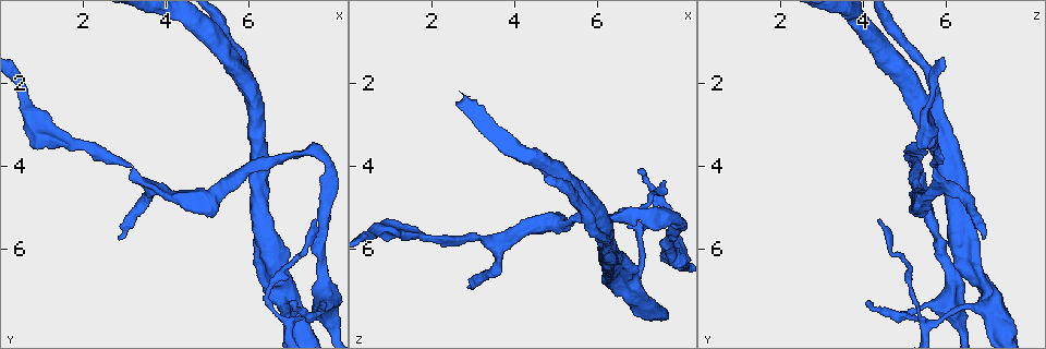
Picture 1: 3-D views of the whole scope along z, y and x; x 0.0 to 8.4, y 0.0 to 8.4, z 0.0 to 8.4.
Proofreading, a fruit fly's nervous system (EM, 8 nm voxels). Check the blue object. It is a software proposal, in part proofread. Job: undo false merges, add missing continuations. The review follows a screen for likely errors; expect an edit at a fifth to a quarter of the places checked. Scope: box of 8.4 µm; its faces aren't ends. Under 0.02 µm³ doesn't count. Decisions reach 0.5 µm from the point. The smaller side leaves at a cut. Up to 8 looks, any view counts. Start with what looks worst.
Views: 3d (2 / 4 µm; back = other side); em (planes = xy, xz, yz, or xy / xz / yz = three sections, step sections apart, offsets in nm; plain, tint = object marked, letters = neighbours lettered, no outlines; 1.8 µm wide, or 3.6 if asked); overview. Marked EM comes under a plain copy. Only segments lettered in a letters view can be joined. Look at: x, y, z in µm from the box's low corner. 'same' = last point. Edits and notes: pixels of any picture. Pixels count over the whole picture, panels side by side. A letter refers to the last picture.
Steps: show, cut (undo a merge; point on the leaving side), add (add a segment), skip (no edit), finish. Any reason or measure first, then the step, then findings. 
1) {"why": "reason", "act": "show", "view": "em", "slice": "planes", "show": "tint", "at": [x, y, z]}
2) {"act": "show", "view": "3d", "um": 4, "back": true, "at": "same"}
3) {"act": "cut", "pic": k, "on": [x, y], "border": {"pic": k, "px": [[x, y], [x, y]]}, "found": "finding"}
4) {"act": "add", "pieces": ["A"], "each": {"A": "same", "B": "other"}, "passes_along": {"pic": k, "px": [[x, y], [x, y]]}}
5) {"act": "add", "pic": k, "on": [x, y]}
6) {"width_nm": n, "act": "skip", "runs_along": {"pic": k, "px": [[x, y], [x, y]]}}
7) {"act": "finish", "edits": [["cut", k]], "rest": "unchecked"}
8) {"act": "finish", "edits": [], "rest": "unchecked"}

{"why": "abrupt turn", "act": "show", "view": "3d", "um": 4, "at": [7.65, 7.50, 5.10]}

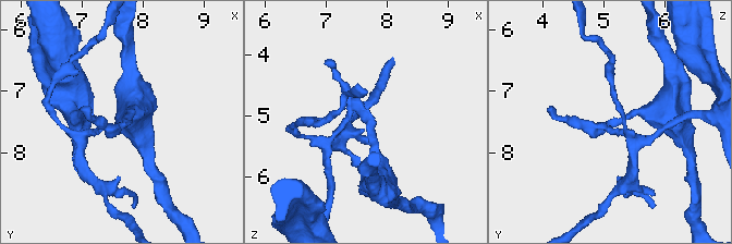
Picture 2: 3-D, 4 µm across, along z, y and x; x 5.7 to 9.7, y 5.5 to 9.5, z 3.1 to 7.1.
{"act": "show", "view": "em", "slice": "xz", "step": 4, "show": "tint", "at": [7.65, 7.50, 5.10]}

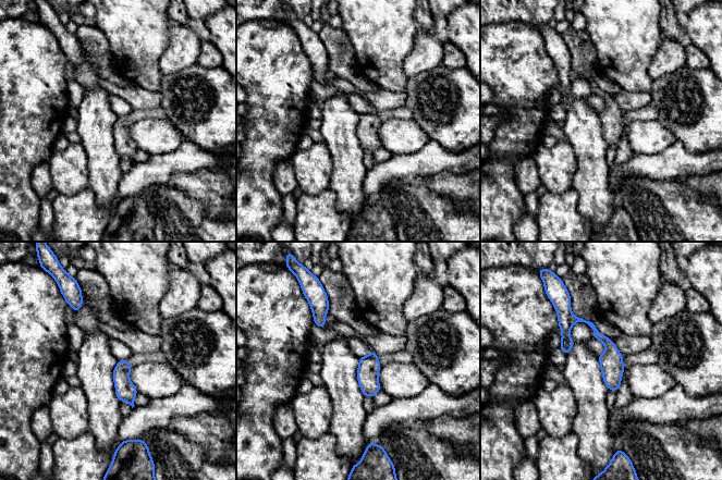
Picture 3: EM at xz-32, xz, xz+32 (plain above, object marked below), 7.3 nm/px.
{"why": "what lies round it", "act": "show", "view": "em", "slice": "xz", "step": 4, "show": "letters", "at": "same"}

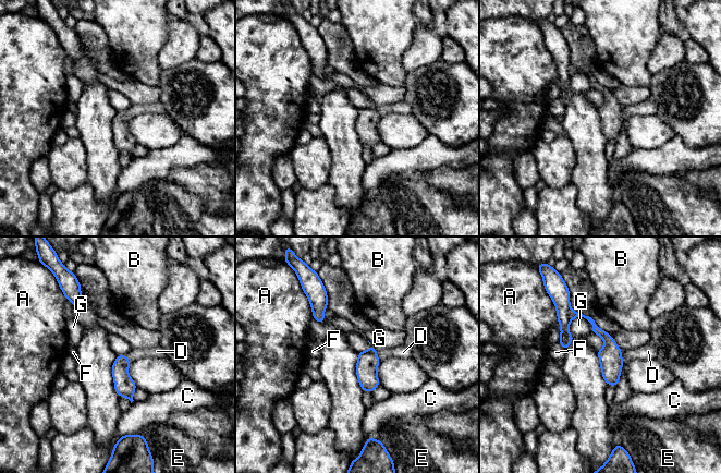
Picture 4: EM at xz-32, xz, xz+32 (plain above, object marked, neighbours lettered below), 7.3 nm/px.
{"act": "cut", "pic": 4, "on": [596, 329], "each": {"A": "other", "B": "other", "C": "other", "D": "other", "E": "other", "F": "other", "G": "other"}, "part_leaving": {"pic": 4, "px": [[573, 314], [587, 317], [608, 340], [614, 381]]}, "found": "two cells meet here"}

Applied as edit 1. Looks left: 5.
{"act": "show", "view": "em", "slice": "planes", "show": "tint", "at": [6.75, 7.10, 7.00]}

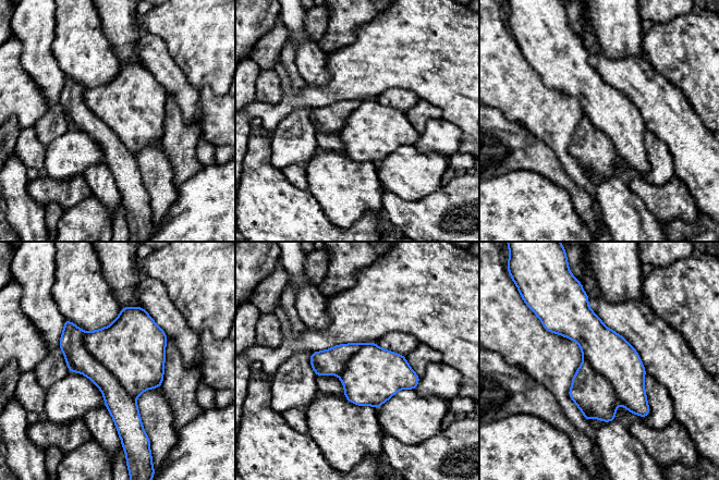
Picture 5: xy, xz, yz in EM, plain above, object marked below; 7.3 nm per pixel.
{"act": "show", "view": "em", "slice": "planes", "show": "letters", "at": "same"}

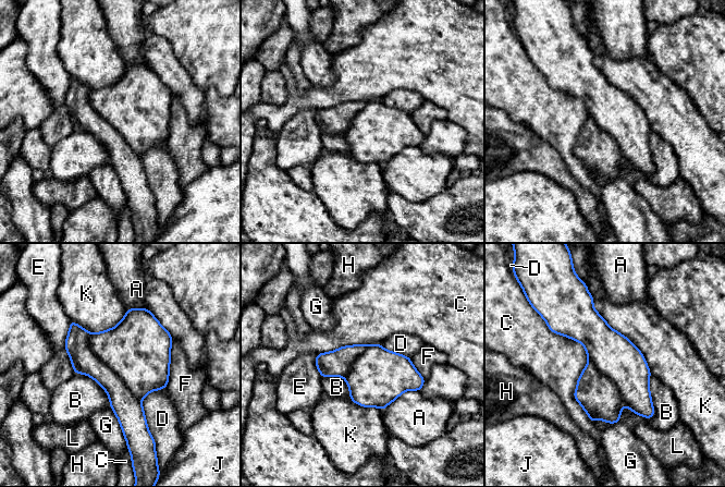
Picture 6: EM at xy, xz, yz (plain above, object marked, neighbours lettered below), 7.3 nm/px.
{"width_nm": 440, "longest_contact_nm": ["C", 800], "act": "skip", "each": {"A": "other", "B": "other", "C": "other", "D": "other", "E": "other", "F": "other", "G": "other", "H": "other", "J": "other", "K": "other", "L": "other"}, "found": "one cell here"}

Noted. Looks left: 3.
{"act": "finish", "edits": [["cut", 4]], "rest": "unchecked"}

